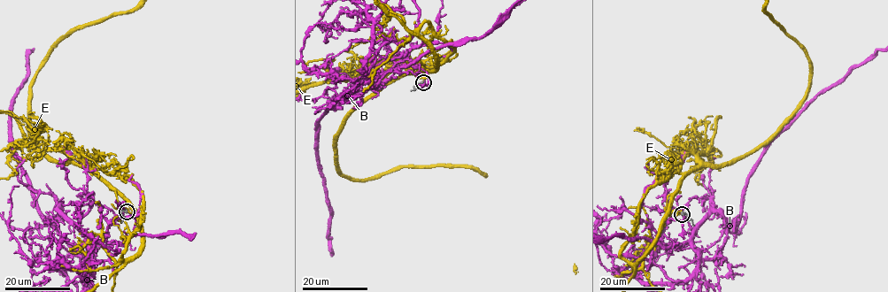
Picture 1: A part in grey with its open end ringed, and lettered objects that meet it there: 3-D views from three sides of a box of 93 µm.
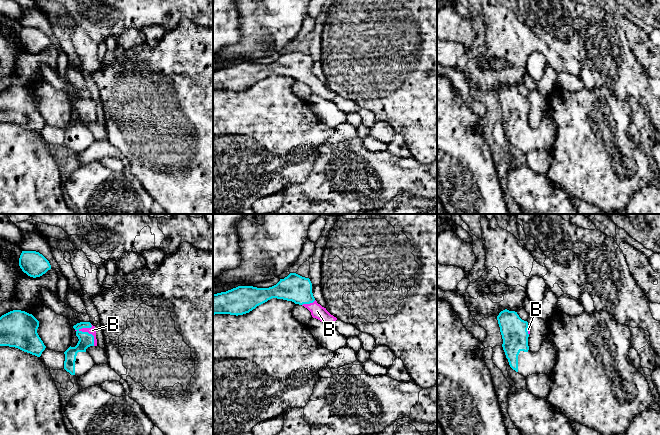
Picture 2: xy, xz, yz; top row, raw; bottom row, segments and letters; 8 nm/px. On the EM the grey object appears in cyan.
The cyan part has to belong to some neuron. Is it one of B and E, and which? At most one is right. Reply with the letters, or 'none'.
B

